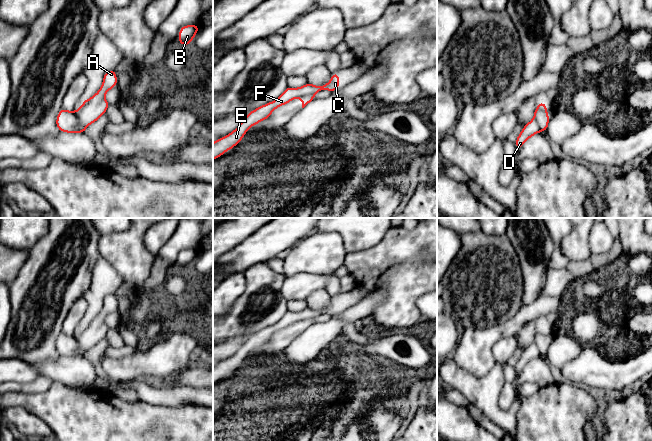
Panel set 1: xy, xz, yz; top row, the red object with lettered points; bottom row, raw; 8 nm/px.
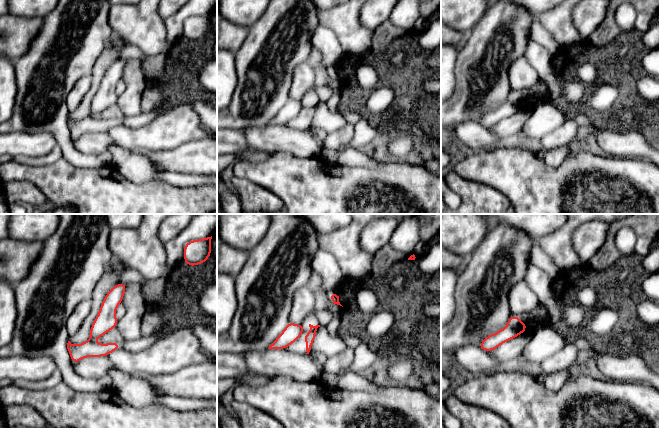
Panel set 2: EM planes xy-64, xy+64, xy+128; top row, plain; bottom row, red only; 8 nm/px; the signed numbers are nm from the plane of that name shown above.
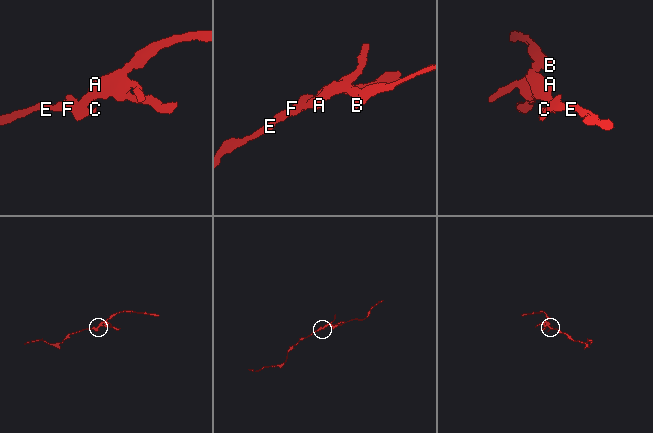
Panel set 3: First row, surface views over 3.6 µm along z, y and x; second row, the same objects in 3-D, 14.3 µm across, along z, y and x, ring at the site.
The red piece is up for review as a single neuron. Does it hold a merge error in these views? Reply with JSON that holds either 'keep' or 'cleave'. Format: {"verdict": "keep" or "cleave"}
{"verdict": "cleave"}

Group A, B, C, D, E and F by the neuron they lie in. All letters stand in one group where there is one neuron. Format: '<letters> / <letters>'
A B / C D E F

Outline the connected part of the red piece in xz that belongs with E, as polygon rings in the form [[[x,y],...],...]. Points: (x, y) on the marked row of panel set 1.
[[[338,72],[333,73],[330,82],[322,86],[306,83],[300,88],[287,87],[276,100],[251,111],[234,131],[213,143],[213,160],[239,144],[247,130],[270,117],[274,109],[289,103],[295,98],[315,94],[321,90],[328,90],[330,92],[339,90]]]

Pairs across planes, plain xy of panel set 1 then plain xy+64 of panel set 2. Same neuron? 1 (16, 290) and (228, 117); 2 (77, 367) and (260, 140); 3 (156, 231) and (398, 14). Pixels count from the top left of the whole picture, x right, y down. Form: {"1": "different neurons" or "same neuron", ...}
{"1": "same neuron", "2": "same neuron", "3": "different neurons"}

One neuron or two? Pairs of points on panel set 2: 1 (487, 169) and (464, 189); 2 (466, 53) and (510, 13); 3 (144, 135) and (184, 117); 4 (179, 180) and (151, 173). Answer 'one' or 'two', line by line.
1: two
2: one
3: one
4: one

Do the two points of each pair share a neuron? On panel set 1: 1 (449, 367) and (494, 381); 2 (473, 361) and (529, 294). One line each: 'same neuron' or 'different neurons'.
1: same neuron
2: different neurons

